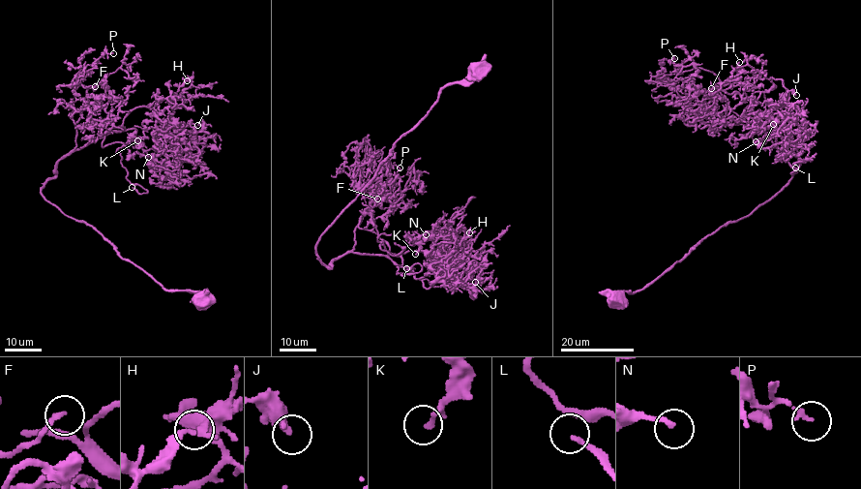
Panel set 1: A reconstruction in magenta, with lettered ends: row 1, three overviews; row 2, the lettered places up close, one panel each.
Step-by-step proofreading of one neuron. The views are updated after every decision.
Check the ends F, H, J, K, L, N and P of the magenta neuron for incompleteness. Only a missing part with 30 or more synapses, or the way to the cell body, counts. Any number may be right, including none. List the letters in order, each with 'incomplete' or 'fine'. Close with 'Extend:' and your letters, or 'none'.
F: fine
H: fine
J: fine
K: fine
L: incomplete
N: fine
P: fine
Extend: L

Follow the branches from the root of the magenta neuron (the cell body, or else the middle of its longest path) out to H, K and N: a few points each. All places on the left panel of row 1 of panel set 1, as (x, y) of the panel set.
H: (199, 302), (192, 291), (168, 291), (41, 193), (59, 160), (123, 131), (133, 109), (181, 97), (187, 80)
K: (199, 302), (168, 291), (41, 193), (59, 160), (149, 106), (156, 129), (137, 140)
N: (199, 302), (168, 291), (41, 193), (59, 160), (124, 130), (110, 128), (103, 147), (121, 141), (148, 157)

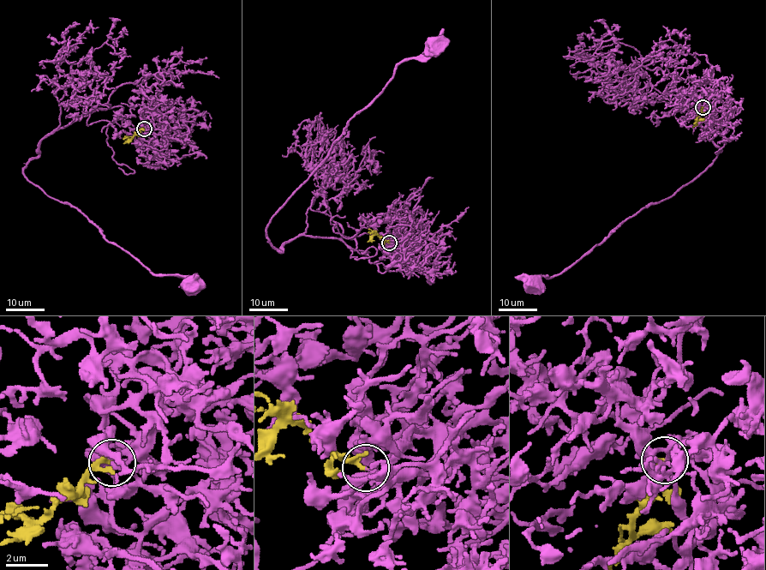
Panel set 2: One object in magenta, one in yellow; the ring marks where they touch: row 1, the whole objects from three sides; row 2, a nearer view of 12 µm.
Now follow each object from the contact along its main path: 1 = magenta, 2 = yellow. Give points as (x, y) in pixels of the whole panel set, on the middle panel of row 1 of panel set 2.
1: (389, 243), (375, 264), (338, 238), (299, 235), (279, 252), (266, 226), (398, 63), (423, 58), (433, 44)
2: (389, 243), (375, 235), (367, 242)

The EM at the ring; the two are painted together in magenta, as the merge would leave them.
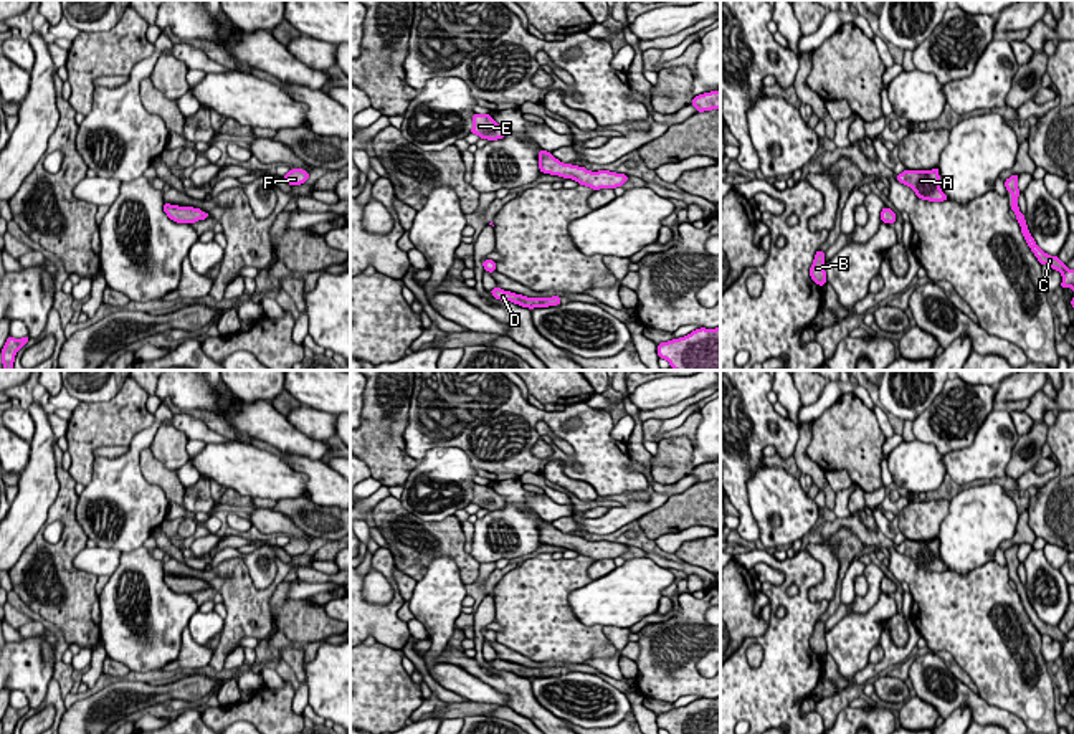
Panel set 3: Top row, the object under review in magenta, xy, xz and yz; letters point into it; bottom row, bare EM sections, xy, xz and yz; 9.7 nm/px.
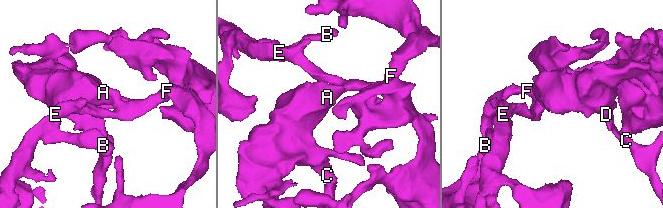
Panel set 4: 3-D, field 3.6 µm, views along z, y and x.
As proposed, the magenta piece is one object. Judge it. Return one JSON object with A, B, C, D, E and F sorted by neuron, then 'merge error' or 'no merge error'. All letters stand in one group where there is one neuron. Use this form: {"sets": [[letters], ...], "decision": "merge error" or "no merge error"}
{"sets": [["A", "B", "C", "D", "E", "F"]], "decision": "no merge error"}

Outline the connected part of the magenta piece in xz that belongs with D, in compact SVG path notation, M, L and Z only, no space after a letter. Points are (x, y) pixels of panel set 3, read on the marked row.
M496 286L492 291L489 291L496 299L501 299L501 301L511 301L514 304L519 304L522 307L529 307L529 309L534 309L534 307L549 307L549 306L558 306L562 298L560 296L552 296L552 298L527 298L527 296L522 296L522 294L516 294L516 293L511 293L511 291L504 291L501 289L499 286Z

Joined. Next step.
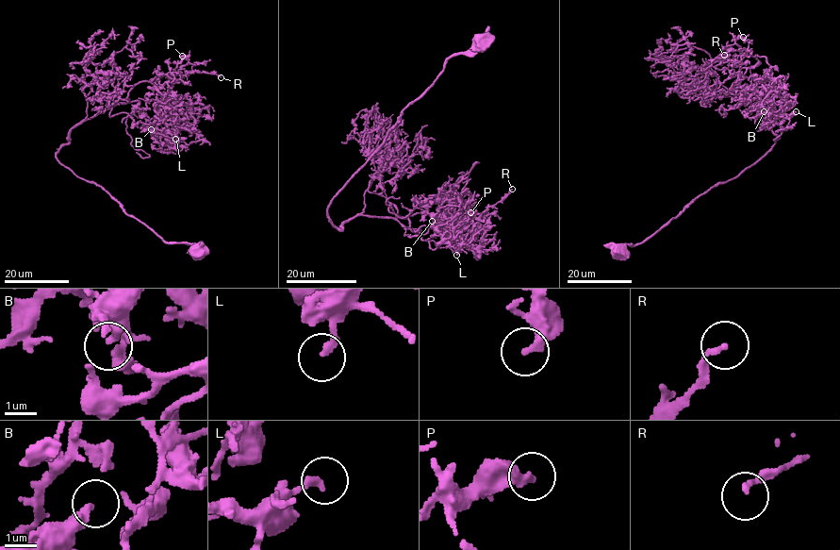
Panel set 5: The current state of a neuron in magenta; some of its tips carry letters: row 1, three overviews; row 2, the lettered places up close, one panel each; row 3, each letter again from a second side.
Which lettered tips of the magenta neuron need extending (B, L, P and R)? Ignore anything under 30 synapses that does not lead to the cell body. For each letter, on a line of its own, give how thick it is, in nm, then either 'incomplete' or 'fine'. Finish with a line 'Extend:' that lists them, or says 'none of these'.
B: 320 nm thick; fine
L: 220 nm thick; fine
P: 320 nm thick; fine
R: 150 nm thick; fine
Extend: none of these

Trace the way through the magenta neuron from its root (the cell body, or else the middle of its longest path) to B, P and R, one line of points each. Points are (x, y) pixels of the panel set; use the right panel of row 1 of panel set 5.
B: (619, 254), (763, 156), (779, 137), (760, 115), (759, 95), (768, 85), (782, 105), (750, 120), (764, 111)
P: (619, 254), (749, 167), (779, 137), (760, 115), (766, 89), (750, 73), (756, 55), (735, 42), (743, 37)
R: (619, 254), (749, 167), (779, 137), (760, 115), (766, 89), (750, 73), (756, 55), (724, 55)

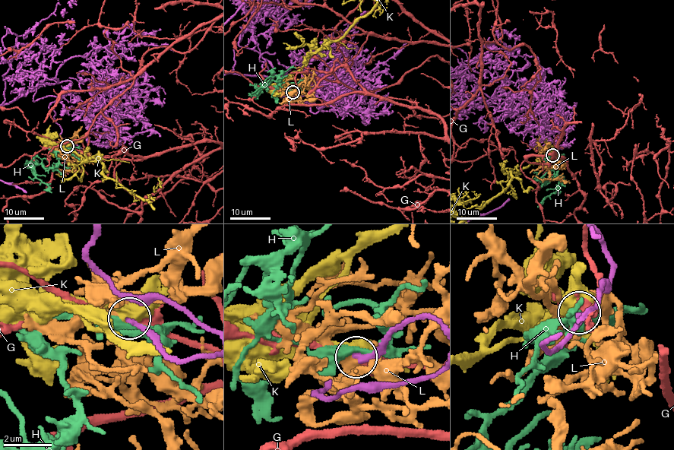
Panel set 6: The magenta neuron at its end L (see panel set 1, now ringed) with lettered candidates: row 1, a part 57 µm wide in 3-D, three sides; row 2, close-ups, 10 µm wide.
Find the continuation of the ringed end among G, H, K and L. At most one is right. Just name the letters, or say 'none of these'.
L

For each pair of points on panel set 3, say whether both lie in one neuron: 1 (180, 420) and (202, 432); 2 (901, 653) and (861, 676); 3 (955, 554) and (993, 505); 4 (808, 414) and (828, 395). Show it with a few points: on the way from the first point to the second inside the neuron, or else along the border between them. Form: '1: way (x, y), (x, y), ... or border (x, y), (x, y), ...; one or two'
1: way (185, 422), (197, 430); one
2: way (891, 658), (879, 668), (871, 670); one
3: way (965, 543), (982, 516); one
4: way (813, 410), (823, 400); one

